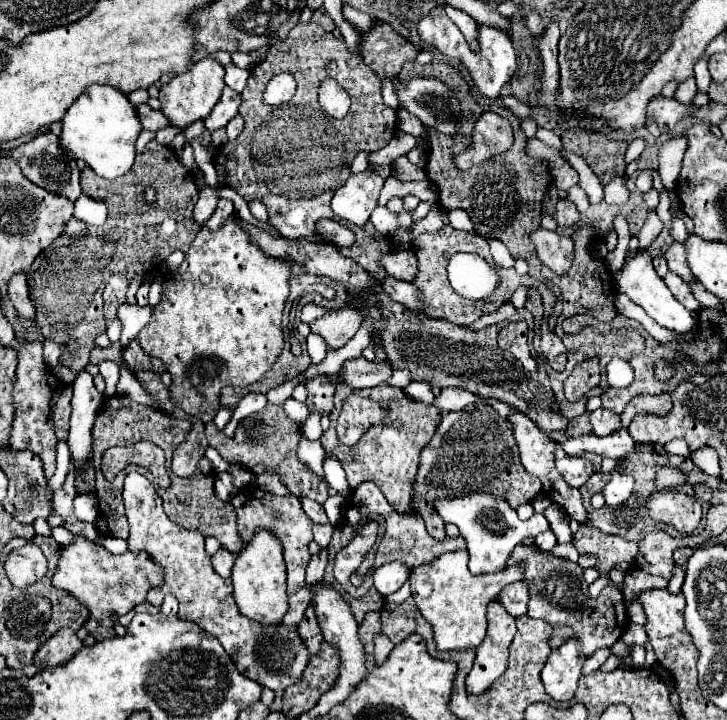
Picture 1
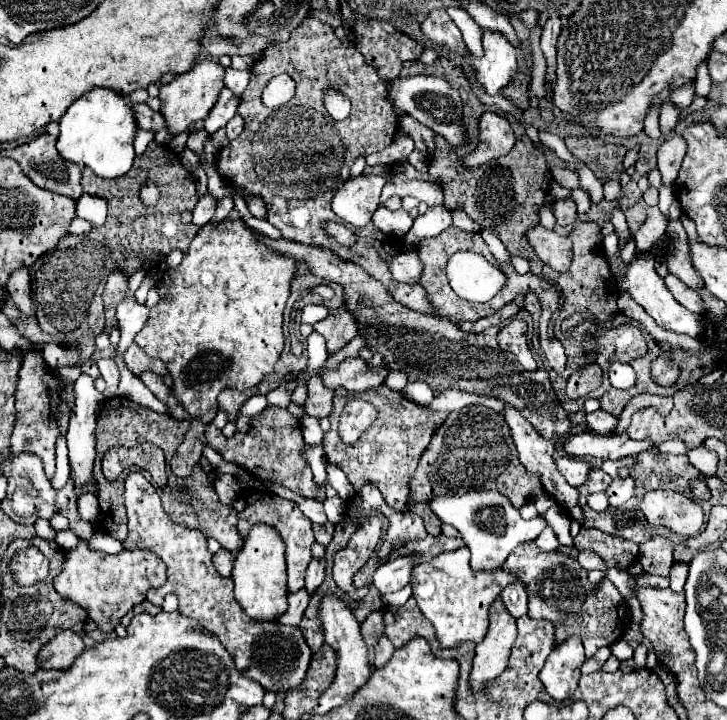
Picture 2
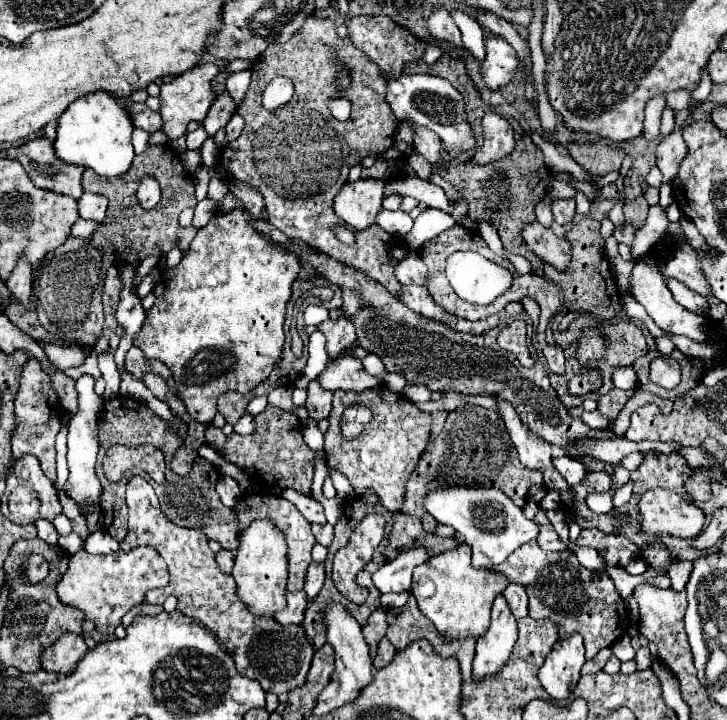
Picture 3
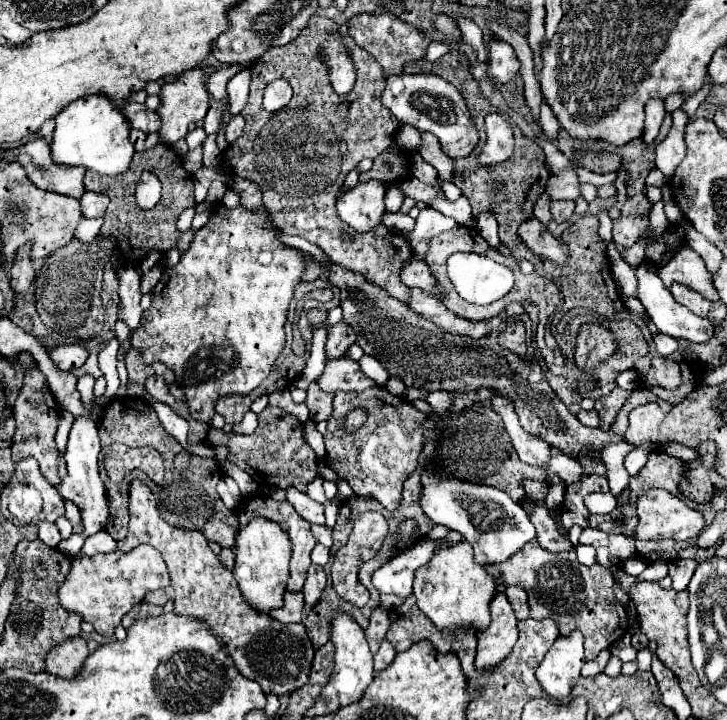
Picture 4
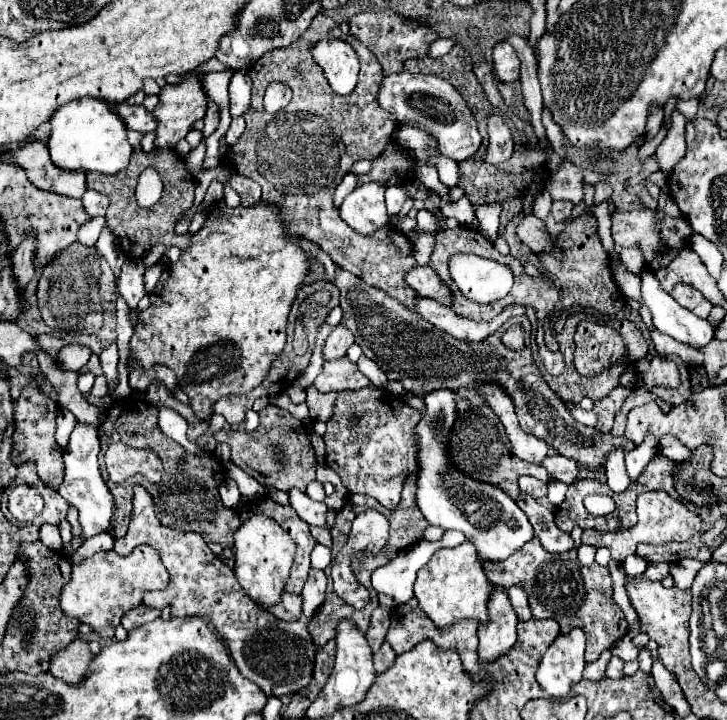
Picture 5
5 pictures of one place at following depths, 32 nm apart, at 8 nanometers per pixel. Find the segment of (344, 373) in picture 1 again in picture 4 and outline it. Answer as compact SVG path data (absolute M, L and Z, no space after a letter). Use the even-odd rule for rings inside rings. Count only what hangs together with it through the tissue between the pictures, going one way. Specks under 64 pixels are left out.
M342 356L338 360L328 360L324 372L318 376L316 384L324 392L338 392L338 390L366 390L374 382L362 374L358 362L350 360L348 356Z

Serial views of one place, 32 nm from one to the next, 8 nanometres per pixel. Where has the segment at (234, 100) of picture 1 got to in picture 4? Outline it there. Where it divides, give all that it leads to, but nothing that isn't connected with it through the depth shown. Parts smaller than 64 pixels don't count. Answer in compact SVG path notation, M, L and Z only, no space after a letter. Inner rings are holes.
M210 100L210 108L208 108L208 114L206 114L206 118L204 118L204 132L206 132L206 134L214 134L214 132L220 128L224 108L226 108L226 106L224 106L222 102Z

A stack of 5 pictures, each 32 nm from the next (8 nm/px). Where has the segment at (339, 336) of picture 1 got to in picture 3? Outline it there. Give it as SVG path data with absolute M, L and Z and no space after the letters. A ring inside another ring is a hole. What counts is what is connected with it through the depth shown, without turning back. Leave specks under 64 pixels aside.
M340 318L336 322L326 320L318 328L326 334L326 352L330 358L338 358L356 342L356 330L350 326L350 322L346 322L346 318Z

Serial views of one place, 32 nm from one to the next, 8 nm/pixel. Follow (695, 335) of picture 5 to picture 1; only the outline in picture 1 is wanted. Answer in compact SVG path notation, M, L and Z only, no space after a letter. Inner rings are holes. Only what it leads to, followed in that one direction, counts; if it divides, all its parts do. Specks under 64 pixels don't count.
M638 250L638 252L630 254L630 256L626 258L624 268L614 274L614 282L616 282L616 290L618 290L620 294L630 296L630 298L632 298L638 306L642 306L642 308L646 310L646 314L652 316L660 326L664 326L664 328L668 328L668 330L674 330L674 332L678 332L678 334L684 334L684 332L696 334L696 330L698 330L698 314L686 310L686 308L672 296L672 292L666 288L664 280L656 274L656 270L654 270L654 266L652 266L652 256L650 256L646 250L642 250L642 252Z

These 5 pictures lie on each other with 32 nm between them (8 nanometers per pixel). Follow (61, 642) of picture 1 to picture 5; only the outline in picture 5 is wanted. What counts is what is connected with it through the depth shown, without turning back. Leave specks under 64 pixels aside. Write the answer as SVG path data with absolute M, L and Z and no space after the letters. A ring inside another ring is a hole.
M74 640L70 646L60 650L50 662L50 674L64 680L70 686L84 682L94 654L84 640Z

